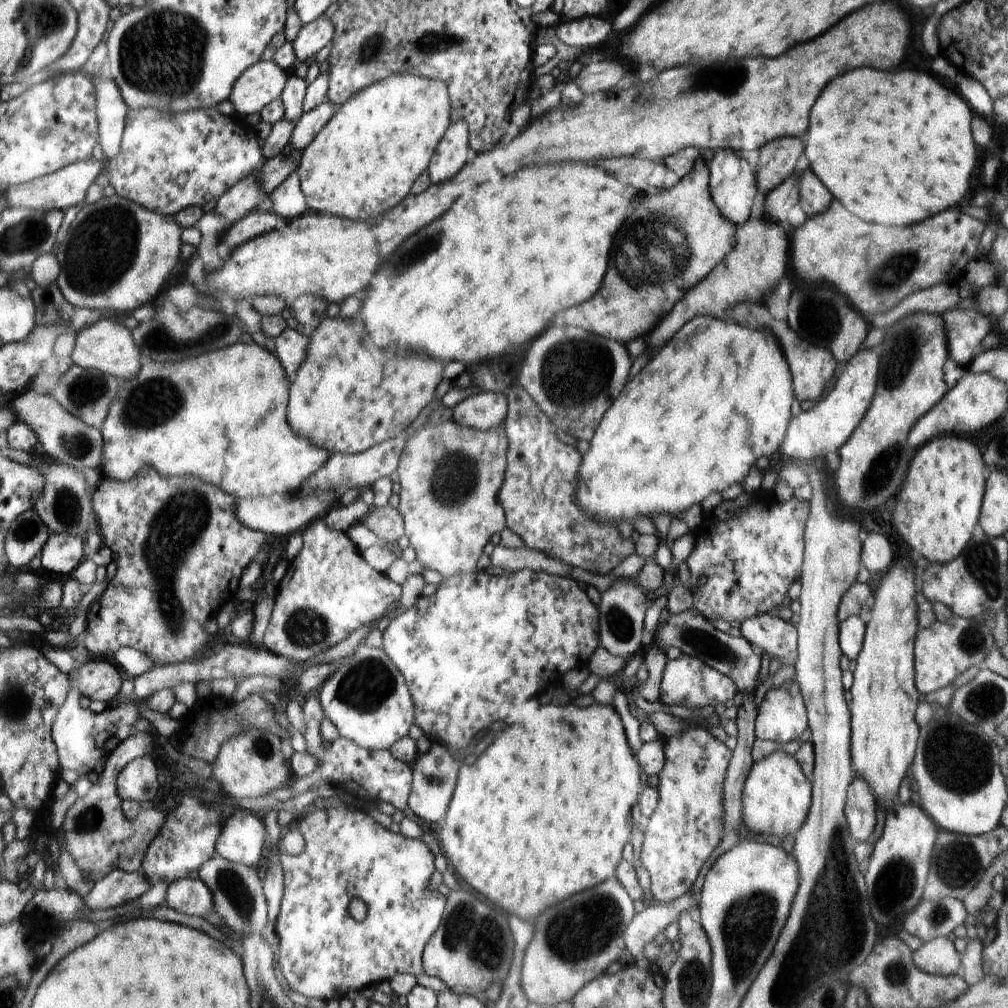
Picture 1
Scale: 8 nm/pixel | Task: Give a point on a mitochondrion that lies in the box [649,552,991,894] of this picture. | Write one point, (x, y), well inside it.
(959, 865)

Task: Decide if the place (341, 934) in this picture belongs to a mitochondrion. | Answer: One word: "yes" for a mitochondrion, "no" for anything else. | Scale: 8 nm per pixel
no

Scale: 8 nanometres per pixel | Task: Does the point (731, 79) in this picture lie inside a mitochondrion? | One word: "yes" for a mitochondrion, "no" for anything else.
yes

